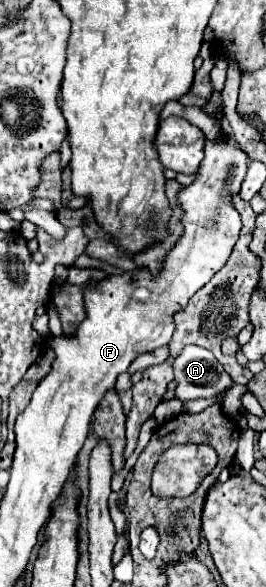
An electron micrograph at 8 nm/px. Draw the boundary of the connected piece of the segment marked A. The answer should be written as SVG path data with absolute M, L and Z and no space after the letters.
M185 346L183 352L173 362L173 372L175 372L175 382L177 382L175 396L179 400L181 398L213 398L221 392L227 392L233 386L233 380L217 362L213 352L199 346Z

